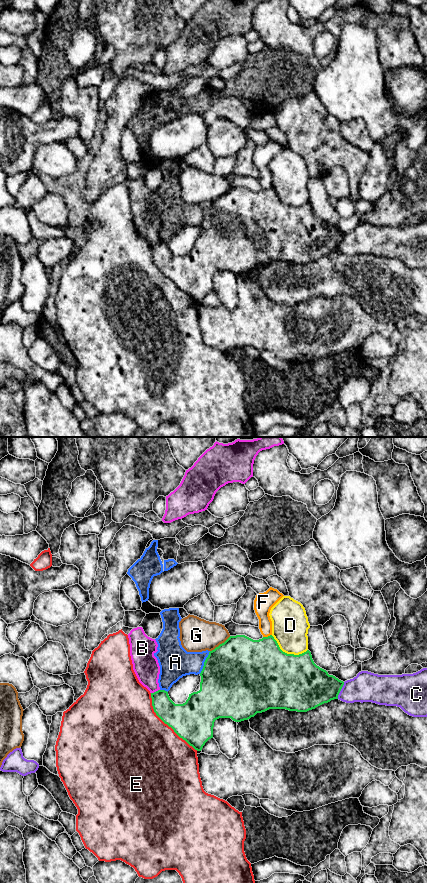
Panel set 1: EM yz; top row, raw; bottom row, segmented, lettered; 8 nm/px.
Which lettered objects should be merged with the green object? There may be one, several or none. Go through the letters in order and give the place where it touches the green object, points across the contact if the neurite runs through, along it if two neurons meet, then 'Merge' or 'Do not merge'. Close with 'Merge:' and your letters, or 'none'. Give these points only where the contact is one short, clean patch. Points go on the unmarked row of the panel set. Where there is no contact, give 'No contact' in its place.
A: Touches green at yz (204, 214). Do not merge
B: Touches green at yz (156, 243). Boundary: yz (159, 241), (151, 245). Do not merge
C: Touches green at yz (340, 242). Do not merge
D: Touches green at yz (286, 205). Do not merge
E: Touches green at yz (166, 275). Do not merge
F: Touches green at yz (268, 188). Boundary: yz (271, 186), (263, 189). Do not merge
G: Touches green at yz (220, 196). Do not merge
Merge: none

